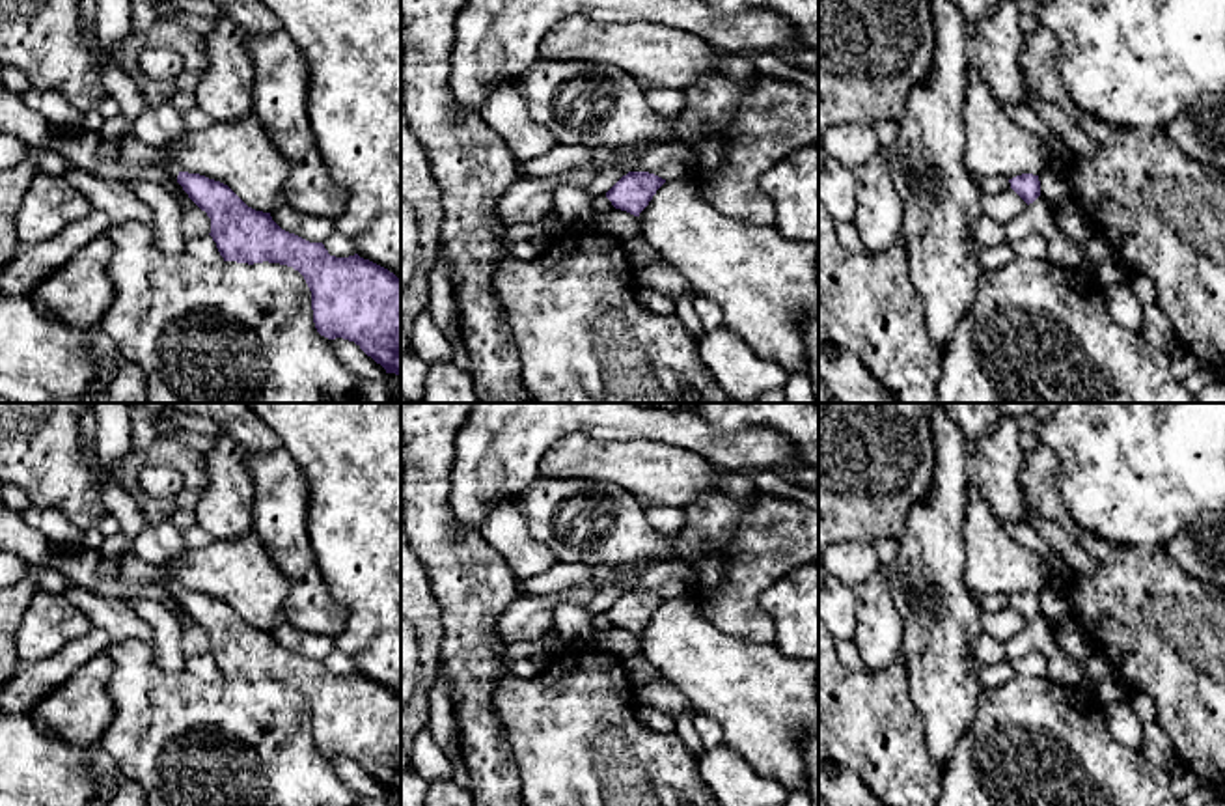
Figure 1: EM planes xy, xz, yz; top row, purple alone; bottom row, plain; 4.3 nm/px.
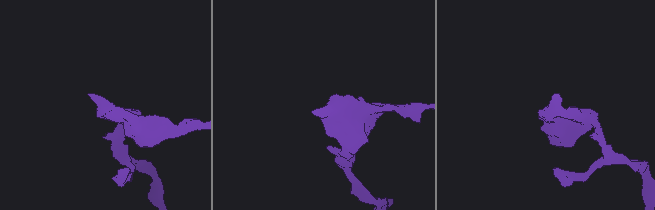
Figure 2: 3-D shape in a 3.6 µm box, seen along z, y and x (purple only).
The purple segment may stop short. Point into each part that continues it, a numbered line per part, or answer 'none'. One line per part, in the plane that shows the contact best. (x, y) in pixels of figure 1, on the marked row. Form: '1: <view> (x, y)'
none

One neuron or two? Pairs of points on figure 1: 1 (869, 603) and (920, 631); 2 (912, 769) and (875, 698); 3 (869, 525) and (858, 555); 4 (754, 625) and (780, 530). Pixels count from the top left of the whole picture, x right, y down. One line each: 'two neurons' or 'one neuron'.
1: two neurons
2: one neuron
3: two neurons
4: one neuron

